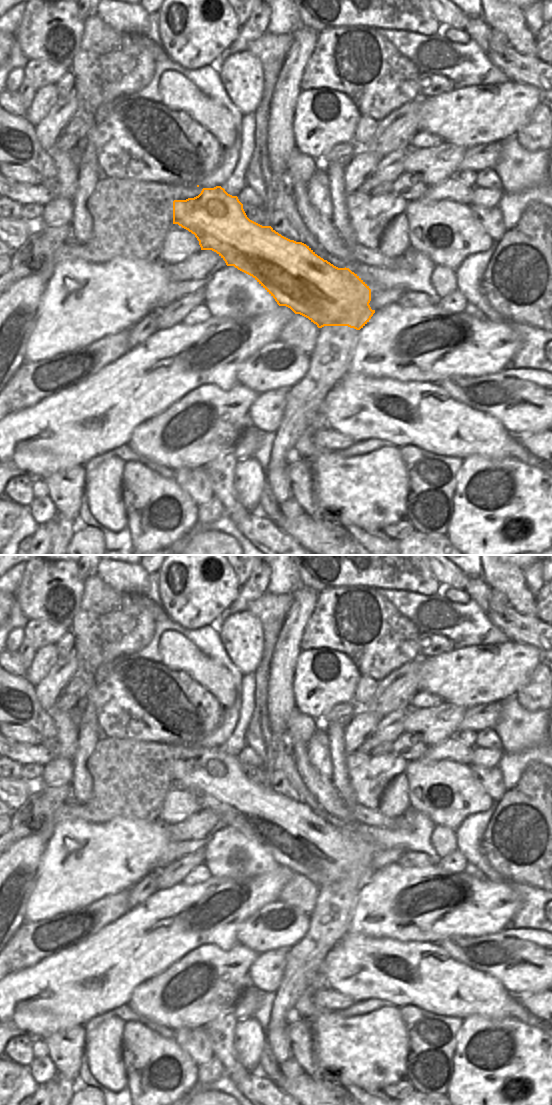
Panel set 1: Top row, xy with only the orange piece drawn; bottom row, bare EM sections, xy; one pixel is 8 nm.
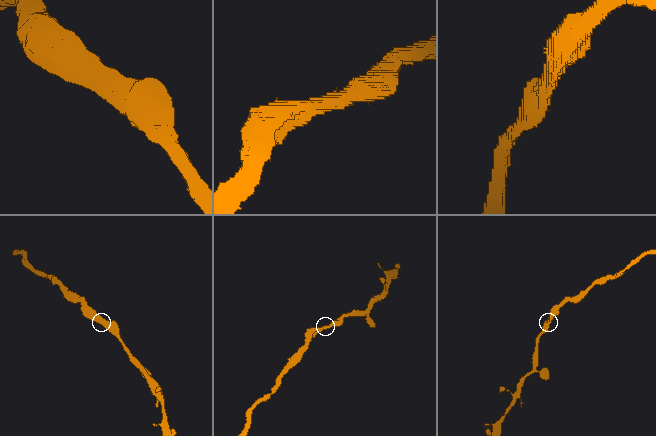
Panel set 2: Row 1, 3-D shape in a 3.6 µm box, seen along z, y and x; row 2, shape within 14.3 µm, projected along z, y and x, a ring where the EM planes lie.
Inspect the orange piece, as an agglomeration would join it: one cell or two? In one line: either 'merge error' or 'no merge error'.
no merge error

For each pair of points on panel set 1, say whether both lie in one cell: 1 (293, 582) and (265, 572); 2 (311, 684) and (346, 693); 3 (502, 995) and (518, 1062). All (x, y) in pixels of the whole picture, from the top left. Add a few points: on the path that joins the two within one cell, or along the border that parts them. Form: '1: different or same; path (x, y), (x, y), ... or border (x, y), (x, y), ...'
1: different; border (271, 565), (269, 582), (264, 591)
2: same; path (320, 684), (337, 685)
3: different; border (483, 1015), (488, 1017), (505, 1017), (508, 1015)

